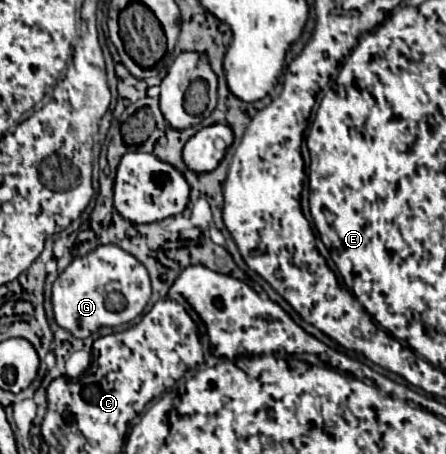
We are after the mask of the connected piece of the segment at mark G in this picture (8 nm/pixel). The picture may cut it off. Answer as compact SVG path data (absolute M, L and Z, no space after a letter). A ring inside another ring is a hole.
M99 244L85 256L73 258L73 262L53 282L53 312L61 328L69 330L77 338L87 338L101 326L121 326L131 322L143 312L151 296L151 282L147 268L129 252L117 244ZM113 294L121 294L123 300L113 300Z

